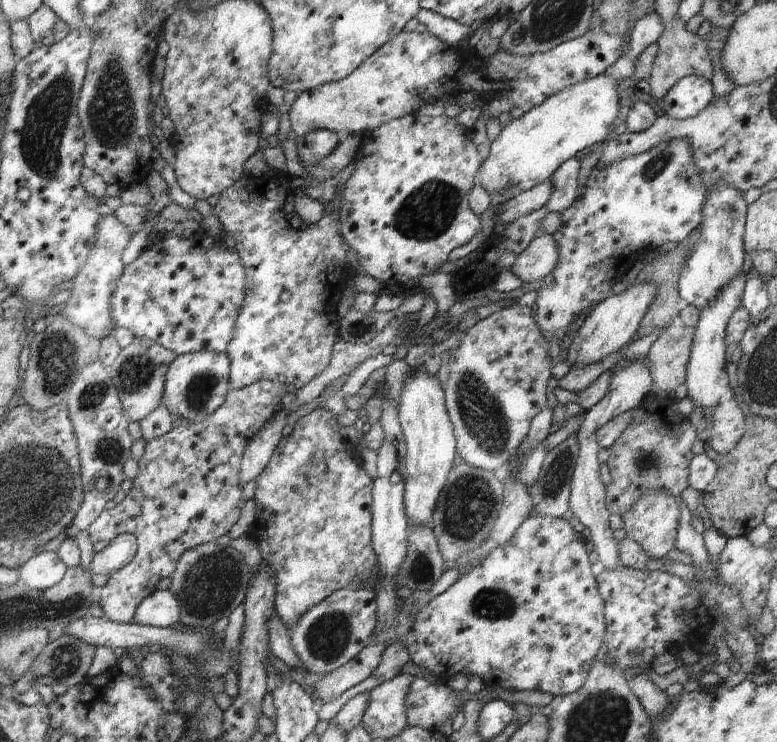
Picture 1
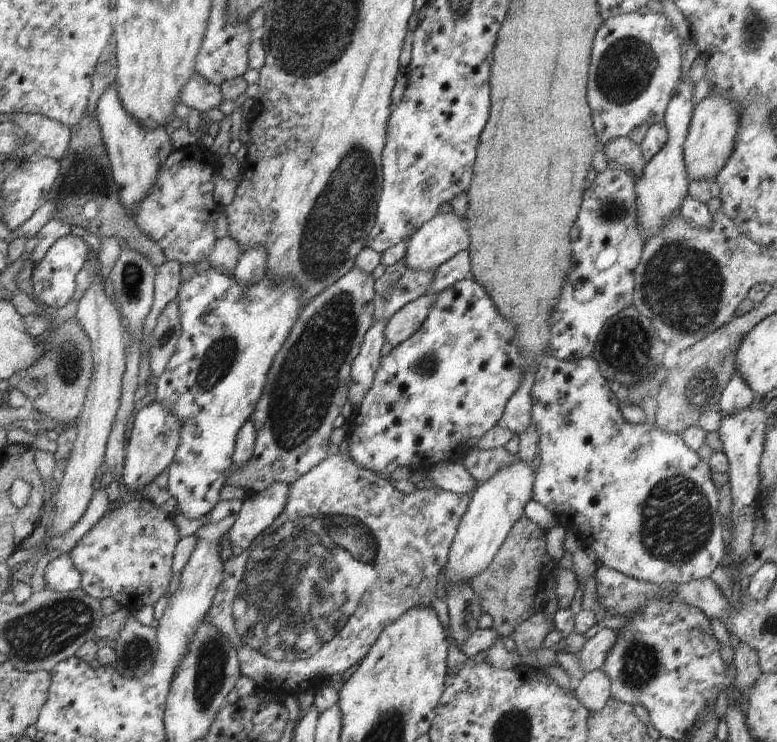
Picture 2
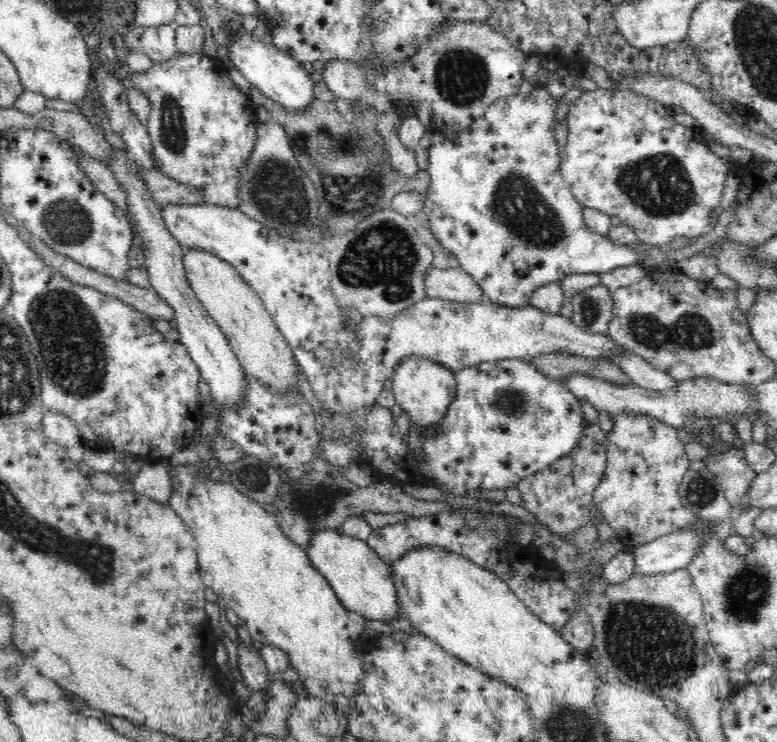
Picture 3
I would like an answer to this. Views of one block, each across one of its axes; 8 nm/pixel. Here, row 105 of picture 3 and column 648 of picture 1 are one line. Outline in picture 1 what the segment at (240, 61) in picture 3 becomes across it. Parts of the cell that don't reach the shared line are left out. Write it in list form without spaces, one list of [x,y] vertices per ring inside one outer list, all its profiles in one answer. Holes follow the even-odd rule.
[[[636,281],[621,294],[612,295],[604,302],[595,305],[594,310],[590,311],[574,334],[571,346],[565,352],[565,363],[570,370],[601,362],[609,354],[624,349],[638,332],[642,318],[650,308],[650,304],[654,302],[654,298],[656,298],[656,286],[652,282],[638,284]]]

